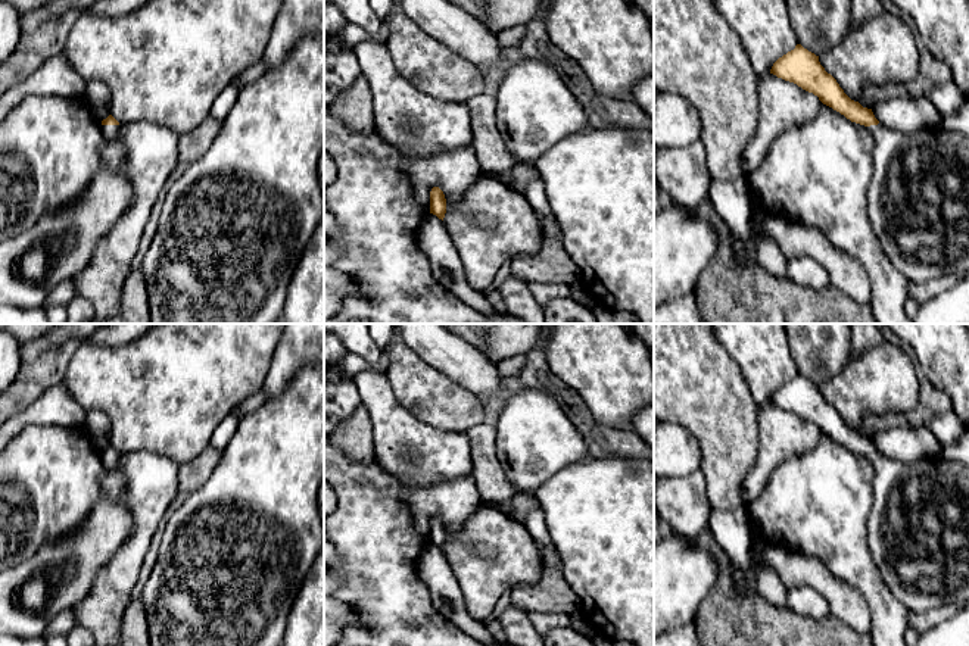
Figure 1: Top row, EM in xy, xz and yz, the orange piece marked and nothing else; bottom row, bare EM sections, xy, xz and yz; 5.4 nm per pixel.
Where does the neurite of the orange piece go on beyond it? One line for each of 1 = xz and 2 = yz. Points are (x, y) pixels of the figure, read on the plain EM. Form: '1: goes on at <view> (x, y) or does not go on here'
1: does not go on here
2: goes on at yz (918, 529)

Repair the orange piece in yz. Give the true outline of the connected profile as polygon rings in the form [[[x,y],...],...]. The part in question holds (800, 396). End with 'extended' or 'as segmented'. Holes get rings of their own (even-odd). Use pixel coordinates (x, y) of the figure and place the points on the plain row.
[[[797,374],[779,387],[770,403],[813,422],[851,452],[867,456],[875,468],[873,505],[867,517],[869,547],[881,577],[909,611],[925,612],[969,602],[969,466],[941,458],[900,462],[881,453],[872,439],[851,430],[825,400],[819,386]]]; extended

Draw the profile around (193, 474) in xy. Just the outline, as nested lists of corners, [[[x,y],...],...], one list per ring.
[[[206,447],[193,461],[178,465],[178,490],[190,494],[203,486],[218,465],[219,456],[219,452],[212,447]]]

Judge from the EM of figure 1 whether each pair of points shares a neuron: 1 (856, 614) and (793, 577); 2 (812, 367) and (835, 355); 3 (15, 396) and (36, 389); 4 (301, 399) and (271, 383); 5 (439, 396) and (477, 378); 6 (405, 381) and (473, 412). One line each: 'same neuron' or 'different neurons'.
1: same neuron
2: same neuron
3: same neuron
4: different neurons
5: different neurons
6: same neuron

